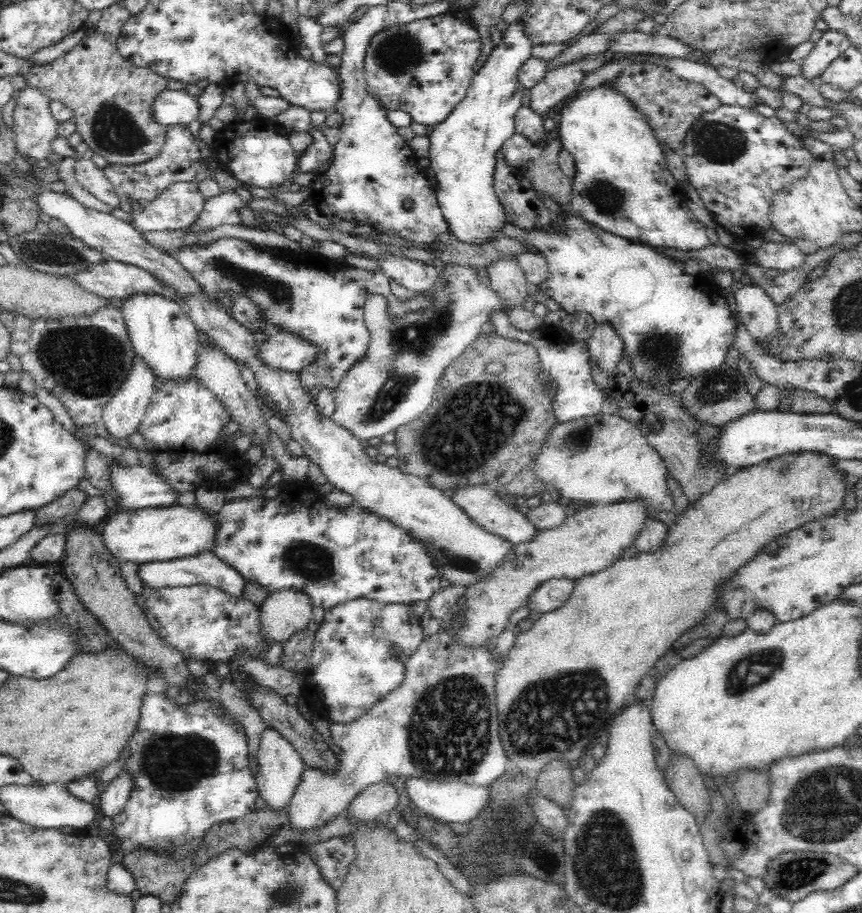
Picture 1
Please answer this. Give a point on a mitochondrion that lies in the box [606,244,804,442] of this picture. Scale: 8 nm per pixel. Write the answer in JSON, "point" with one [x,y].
{"point":[661,359]}

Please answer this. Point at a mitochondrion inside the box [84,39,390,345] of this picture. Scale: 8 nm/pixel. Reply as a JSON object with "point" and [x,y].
{"point":[114,129]}

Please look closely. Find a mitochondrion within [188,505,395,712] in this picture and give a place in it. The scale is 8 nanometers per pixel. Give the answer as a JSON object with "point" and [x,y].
{"point":[313,563]}

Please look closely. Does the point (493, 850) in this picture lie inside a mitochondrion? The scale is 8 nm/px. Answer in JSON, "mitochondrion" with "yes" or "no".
{"mitochondrion":"yes"}

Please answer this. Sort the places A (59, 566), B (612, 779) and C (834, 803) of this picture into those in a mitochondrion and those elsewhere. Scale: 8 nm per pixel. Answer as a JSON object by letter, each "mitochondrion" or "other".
{"A":"other","B":"other","C":"mitochondrion"}

